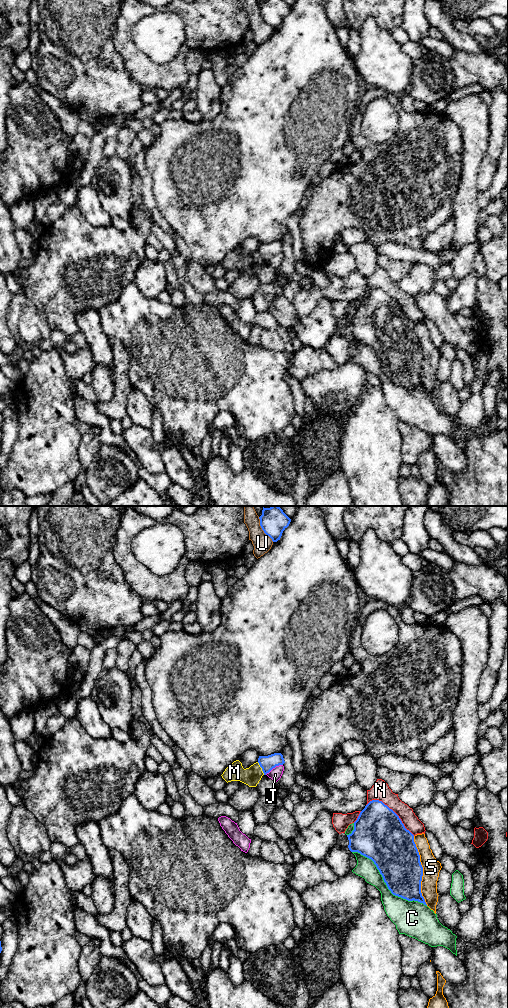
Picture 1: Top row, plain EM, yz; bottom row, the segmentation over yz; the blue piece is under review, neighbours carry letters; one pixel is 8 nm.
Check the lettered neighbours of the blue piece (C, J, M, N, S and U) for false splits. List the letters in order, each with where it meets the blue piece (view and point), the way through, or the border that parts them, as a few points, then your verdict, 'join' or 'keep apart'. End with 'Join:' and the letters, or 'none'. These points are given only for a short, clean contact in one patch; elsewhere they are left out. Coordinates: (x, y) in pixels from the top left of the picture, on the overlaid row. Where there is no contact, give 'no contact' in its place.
C: meets blue in yz at (386, 884); keep apart
J: meets blue in yz at (273, 767); border along yz (282, 764), (276, 765), (265, 774); keep apart
M: meets blue in yz at (261, 767); border along yz (257, 762), (264, 774); keep apart
N: meets blue in yz at (392, 810); keep apart
S: meets blue in yz at (422, 871); keep apart
U: meets blue in yz at (262, 529); keep apart
Join: none

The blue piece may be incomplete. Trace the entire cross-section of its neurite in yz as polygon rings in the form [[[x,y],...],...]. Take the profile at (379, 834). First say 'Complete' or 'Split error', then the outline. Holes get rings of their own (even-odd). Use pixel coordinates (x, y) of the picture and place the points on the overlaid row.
Complete. [[[370,801],[360,812],[354,822],[354,830],[347,837],[349,850],[358,852],[374,862],[393,895],[408,901],[418,901],[427,906],[421,893],[423,867],[414,842],[414,835],[405,828],[392,809],[382,801]]]

